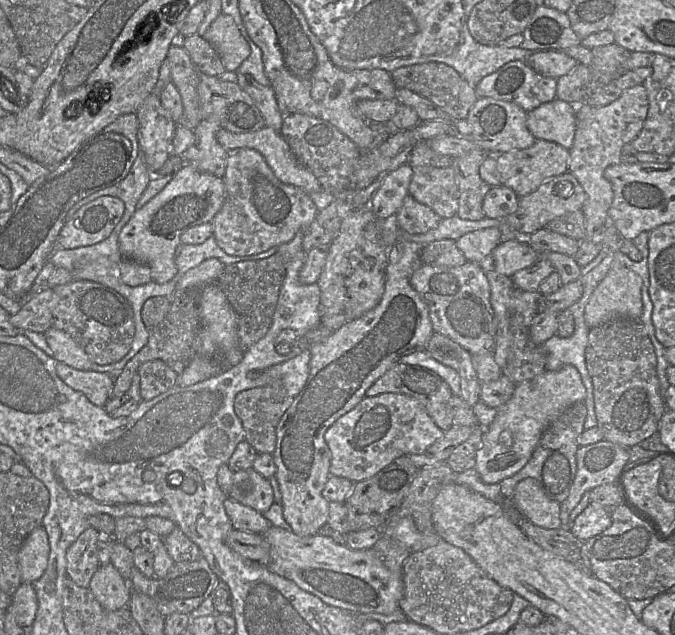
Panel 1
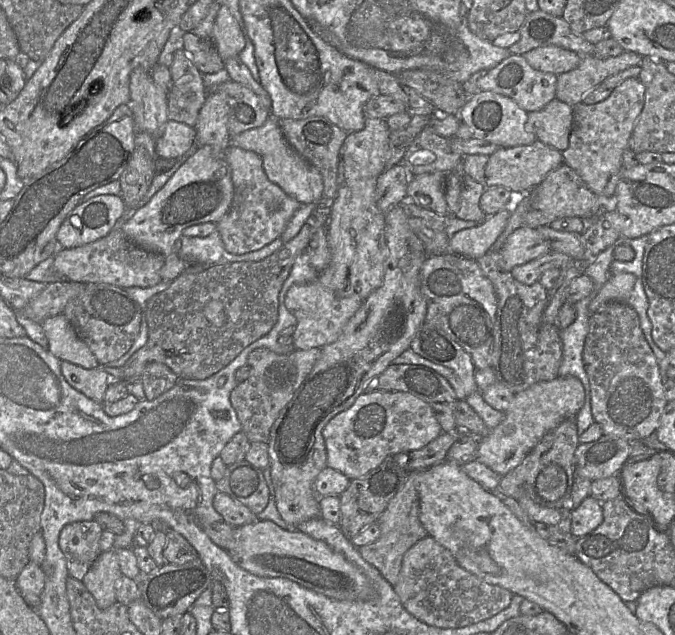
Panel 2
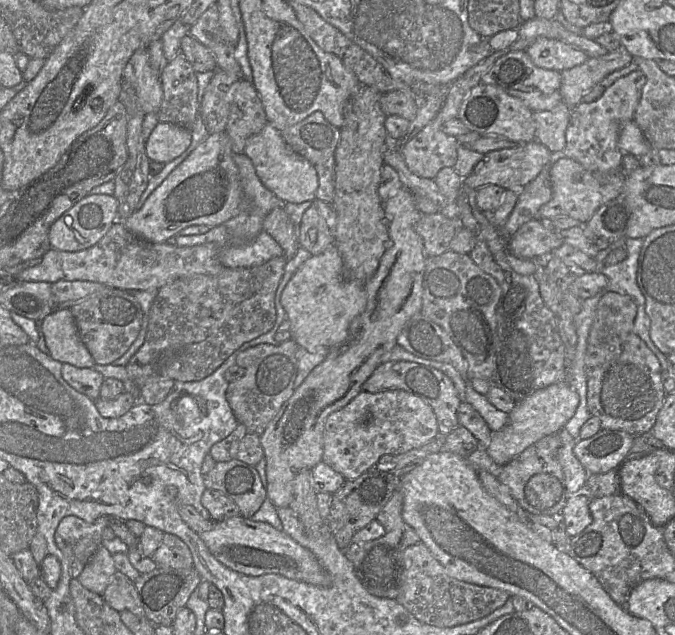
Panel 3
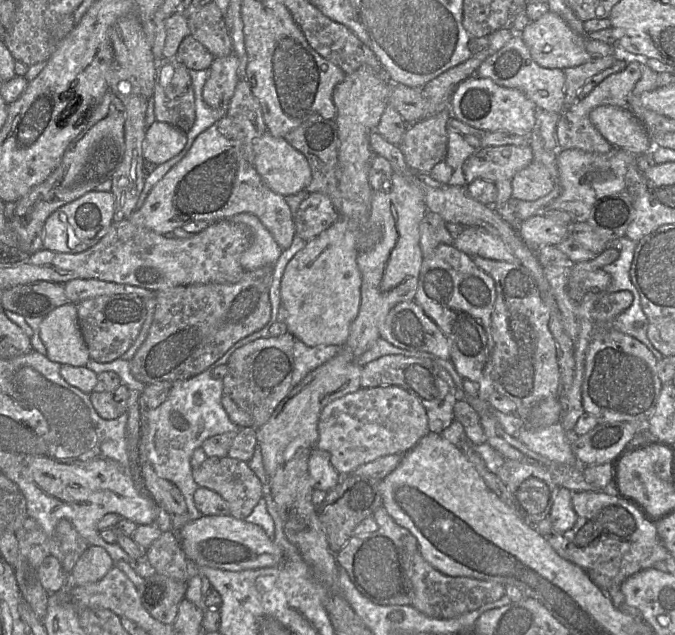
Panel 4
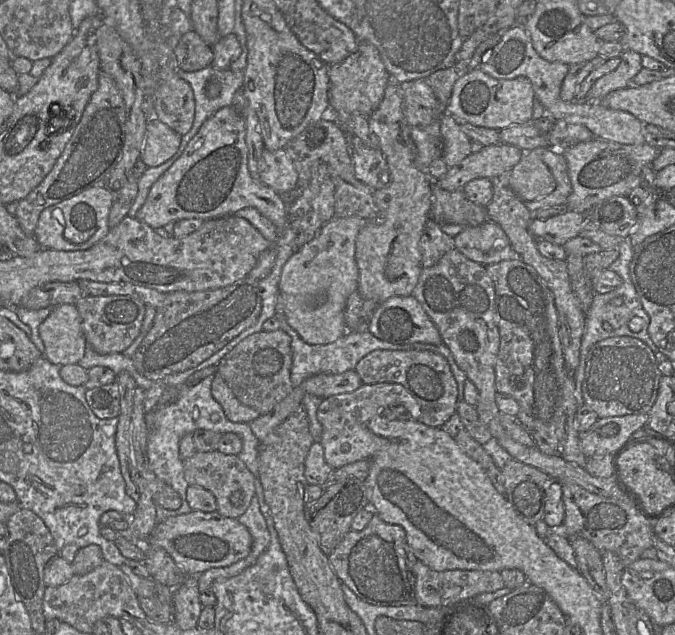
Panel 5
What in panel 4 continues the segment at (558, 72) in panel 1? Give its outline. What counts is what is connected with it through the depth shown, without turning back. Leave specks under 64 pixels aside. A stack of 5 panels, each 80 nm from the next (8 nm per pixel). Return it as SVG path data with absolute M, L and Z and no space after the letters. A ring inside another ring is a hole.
M551 11L535 21L530 21L521 36L532 59L544 68L565 70L586 63L592 58L585 47L587 35L575 33L559 15Z

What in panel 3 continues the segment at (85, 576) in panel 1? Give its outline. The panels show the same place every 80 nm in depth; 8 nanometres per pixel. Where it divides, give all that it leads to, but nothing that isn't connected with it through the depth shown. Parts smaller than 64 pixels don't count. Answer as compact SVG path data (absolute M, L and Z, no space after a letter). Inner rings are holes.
M102 516L93 523L75 517L64 517L58 524L54 540L68 561L71 578L77 579L102 545L102 533L111 517Z

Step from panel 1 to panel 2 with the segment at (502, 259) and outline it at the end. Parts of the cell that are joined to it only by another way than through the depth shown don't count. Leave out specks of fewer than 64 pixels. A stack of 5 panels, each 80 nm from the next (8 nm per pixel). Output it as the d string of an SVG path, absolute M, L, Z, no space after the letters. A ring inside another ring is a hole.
M523 225L508 237L500 250L503 269L511 272L514 267L535 260L549 251L550 247L538 229Z

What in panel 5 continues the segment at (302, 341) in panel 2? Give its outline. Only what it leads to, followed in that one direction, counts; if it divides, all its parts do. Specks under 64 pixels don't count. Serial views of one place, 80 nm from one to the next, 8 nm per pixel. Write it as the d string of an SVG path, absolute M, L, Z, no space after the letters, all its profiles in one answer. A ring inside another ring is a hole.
M334 217L299 248L283 266L279 297L287 323L308 344L330 344L346 334L344 311L348 297L358 289L355 240L368 220Z

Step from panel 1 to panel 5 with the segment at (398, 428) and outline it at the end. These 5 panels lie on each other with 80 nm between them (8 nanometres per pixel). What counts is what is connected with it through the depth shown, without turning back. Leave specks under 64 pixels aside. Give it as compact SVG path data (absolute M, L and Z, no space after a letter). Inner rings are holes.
M398 383L362 384L357 390L325 398L317 410L322 425L319 443L327 464L337 469L360 460L368 460L377 452L387 449L391 440L374 434L367 426L369 420L390 407L403 406L412 419L419 420L421 408L407 389Z

